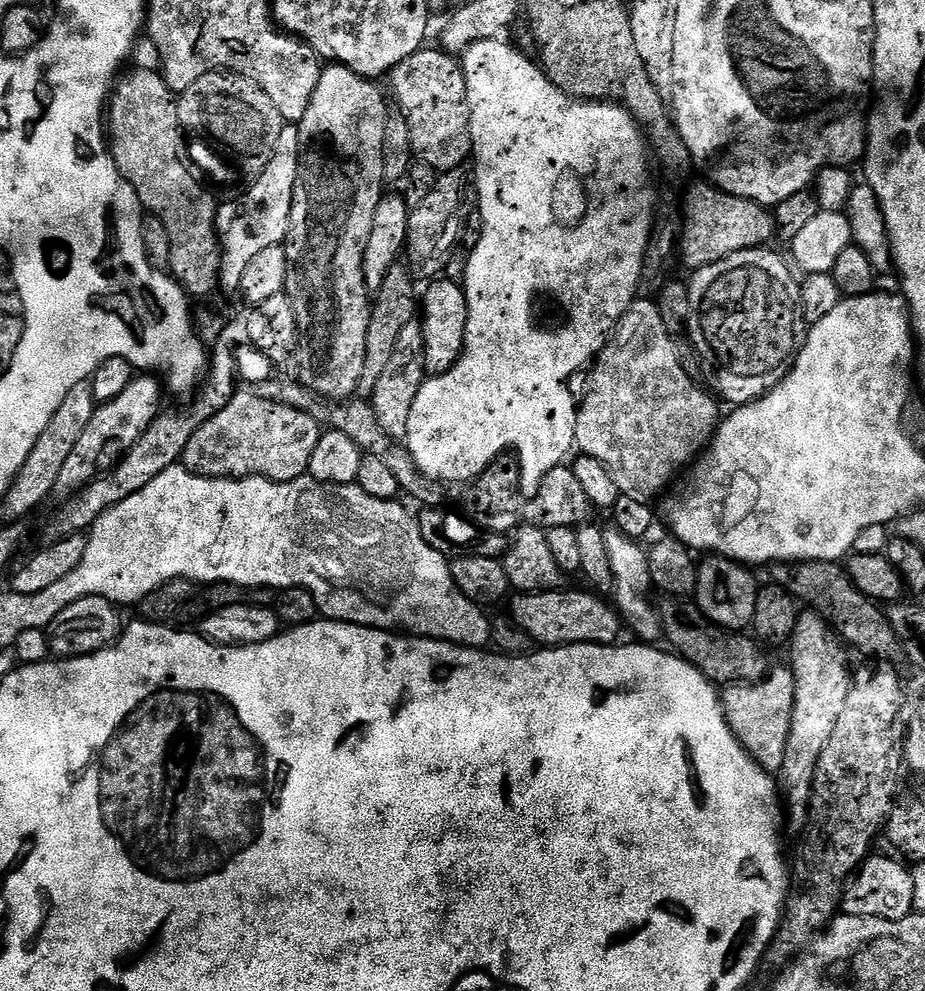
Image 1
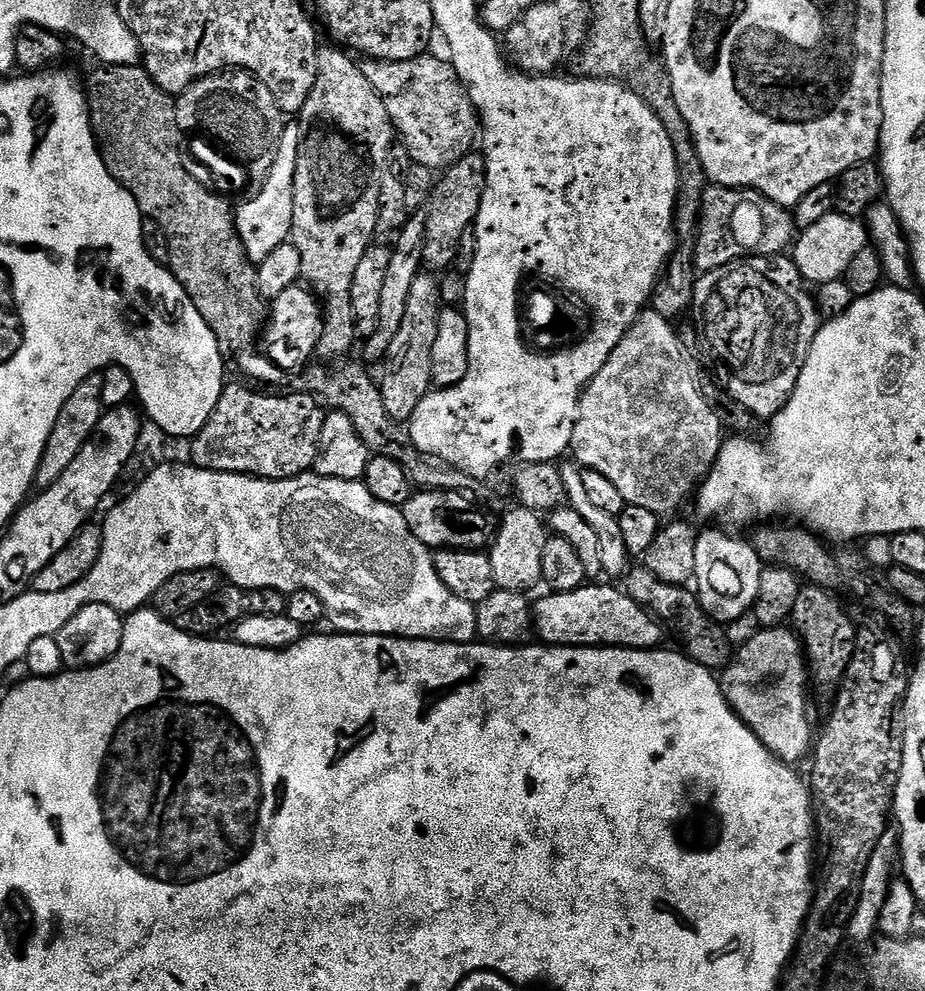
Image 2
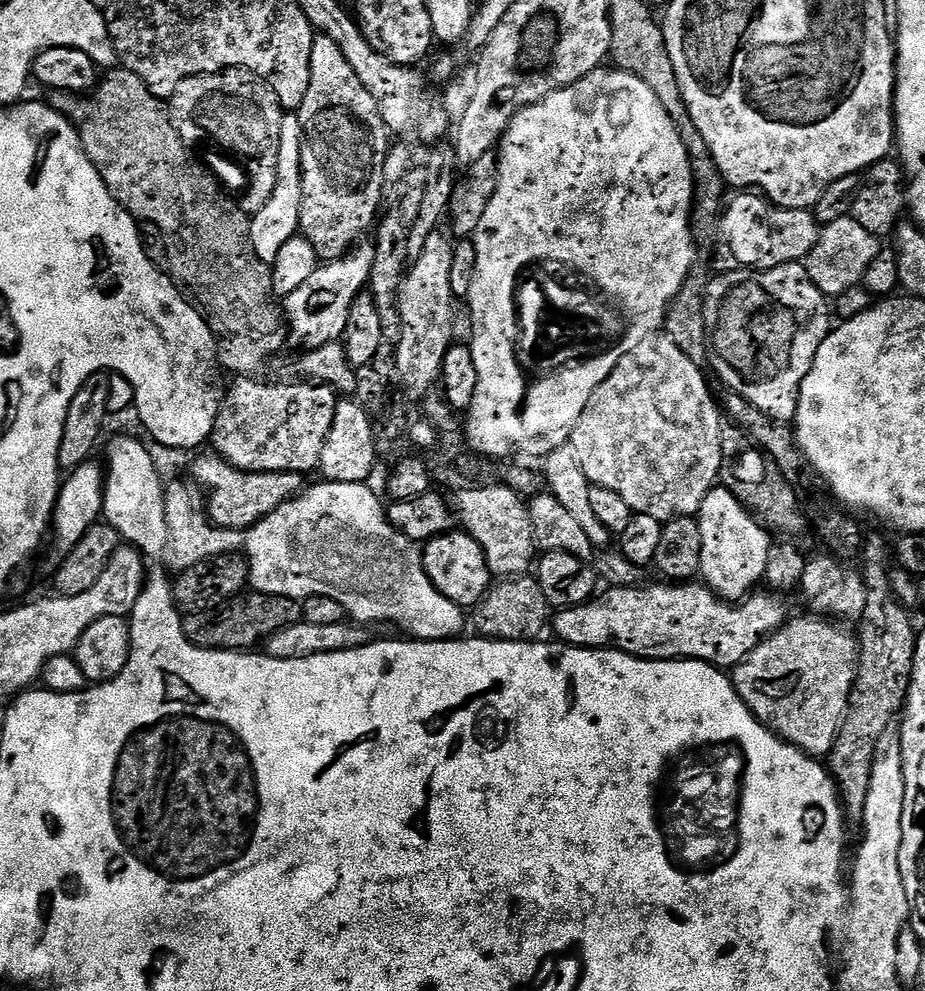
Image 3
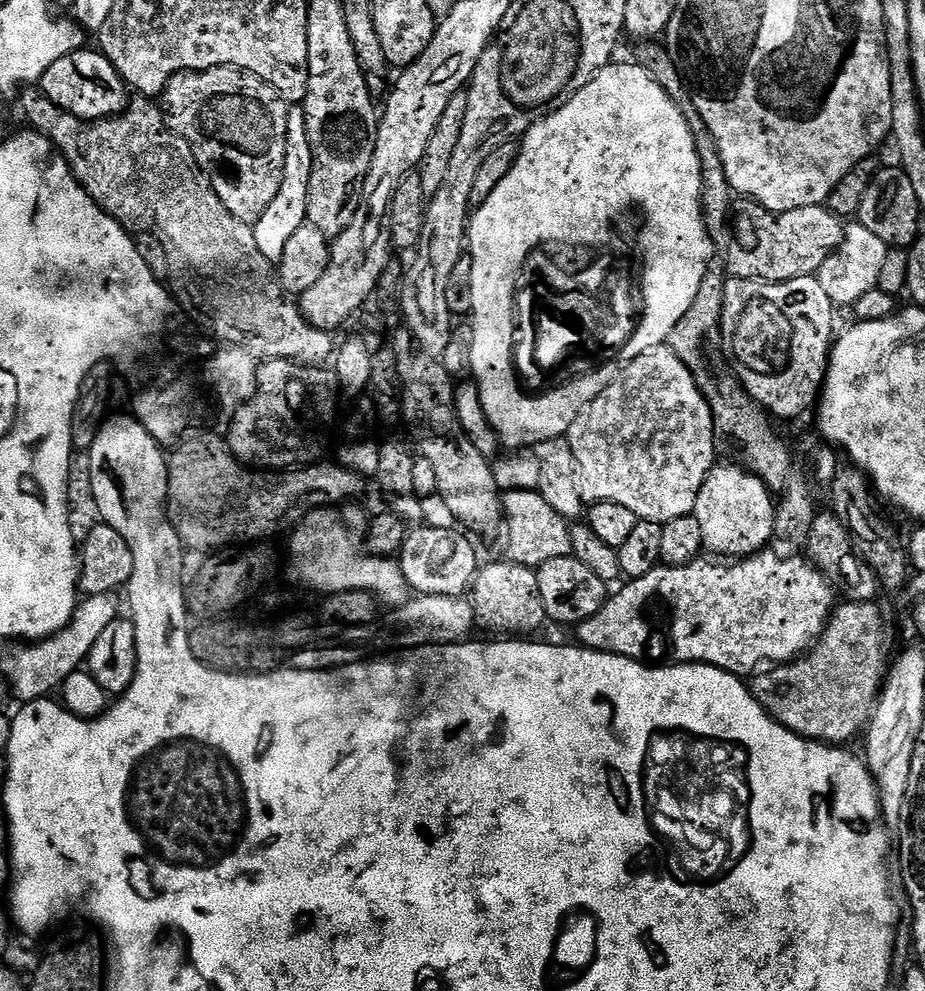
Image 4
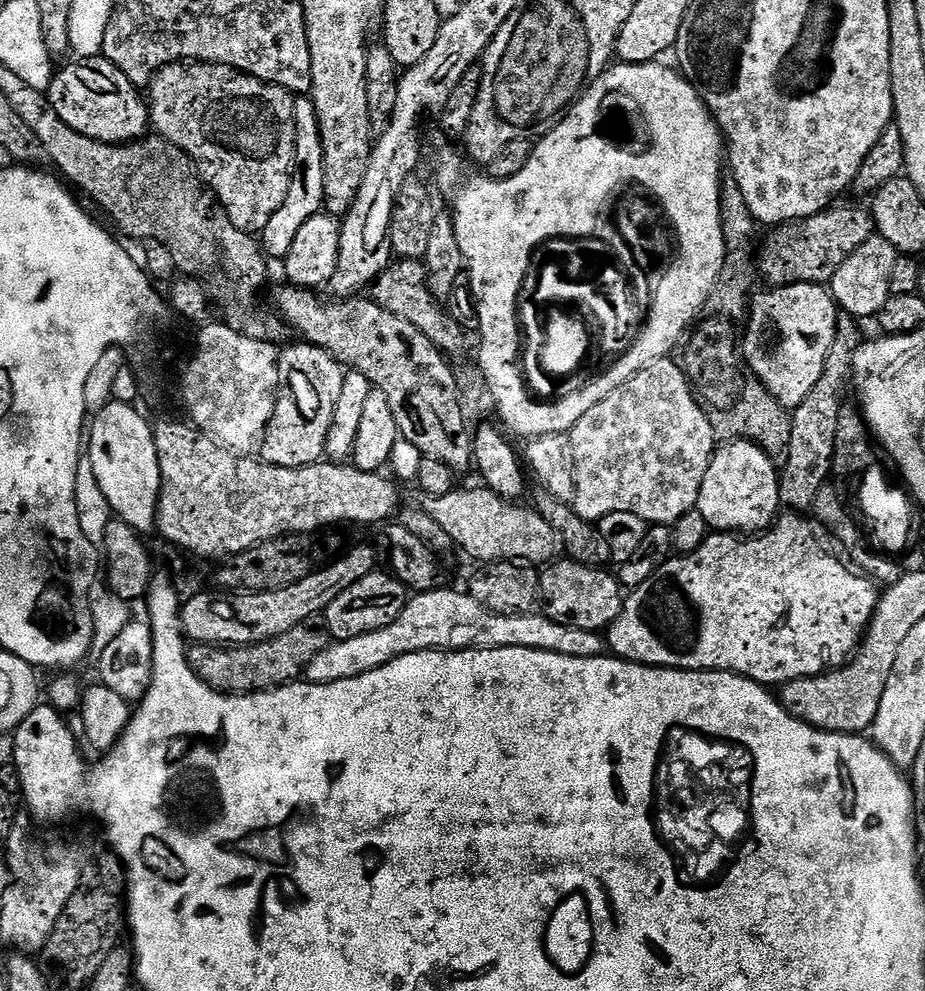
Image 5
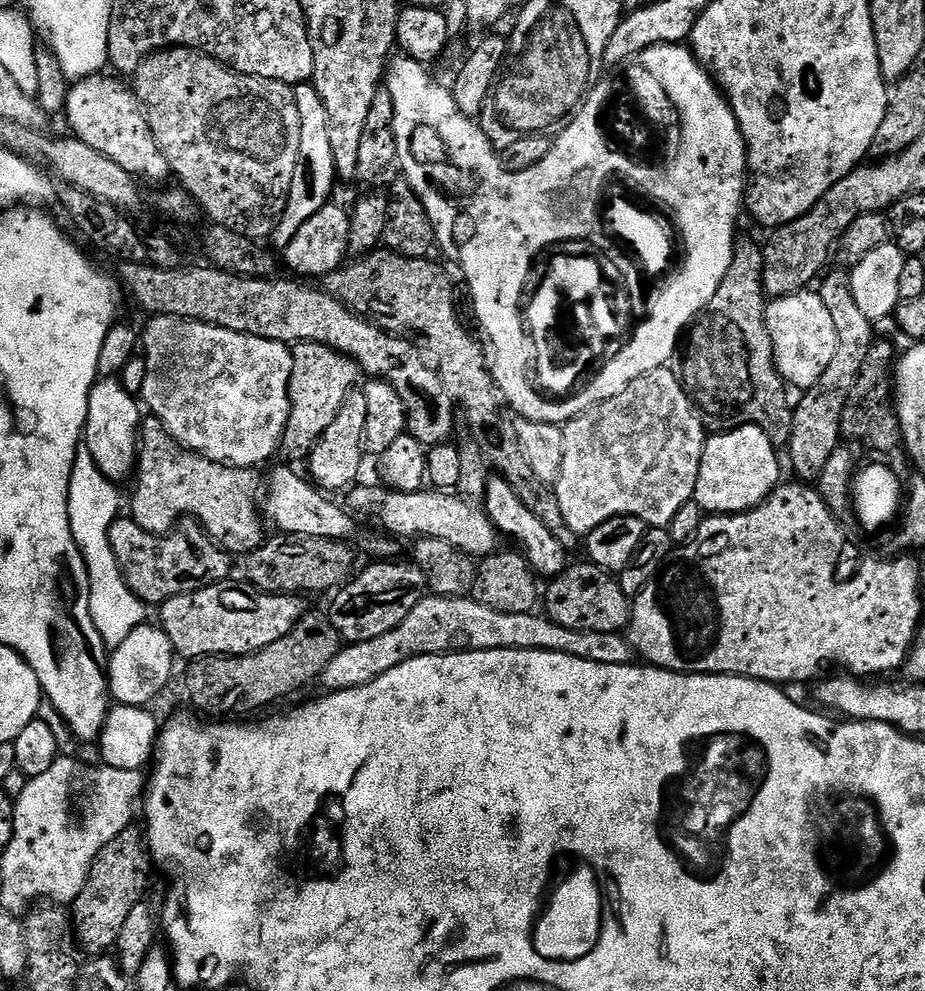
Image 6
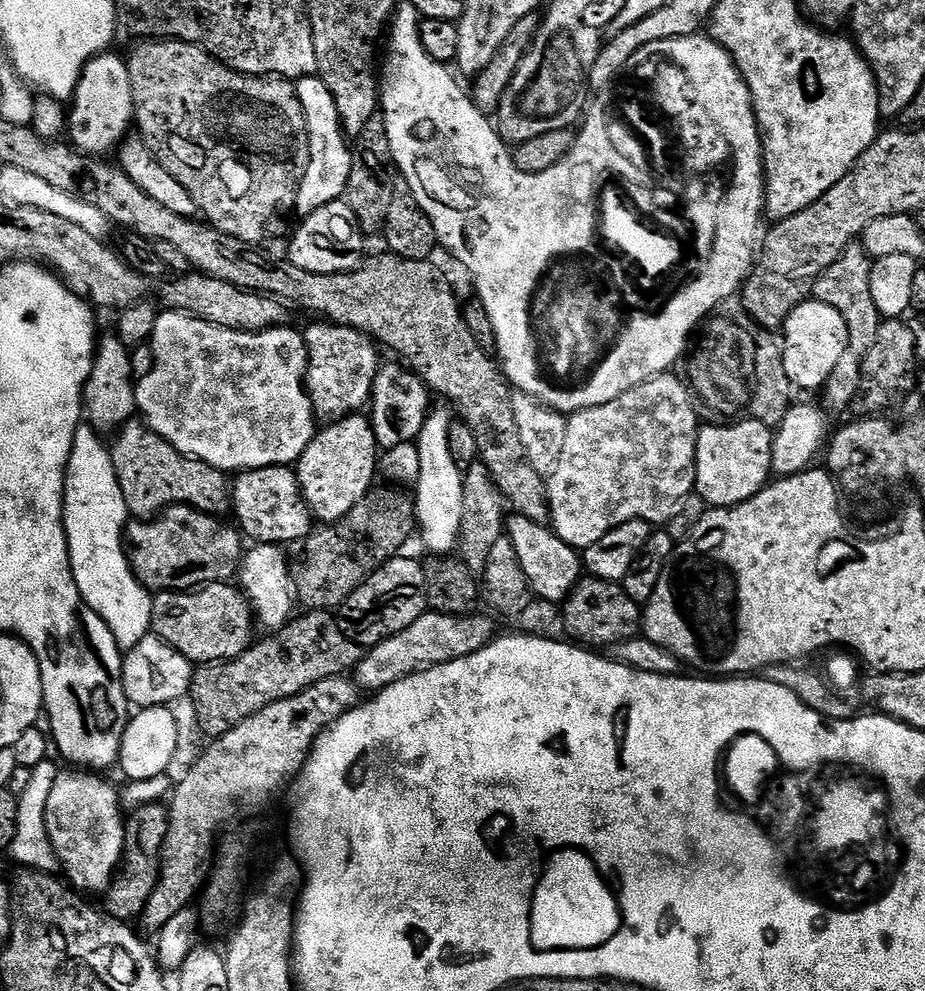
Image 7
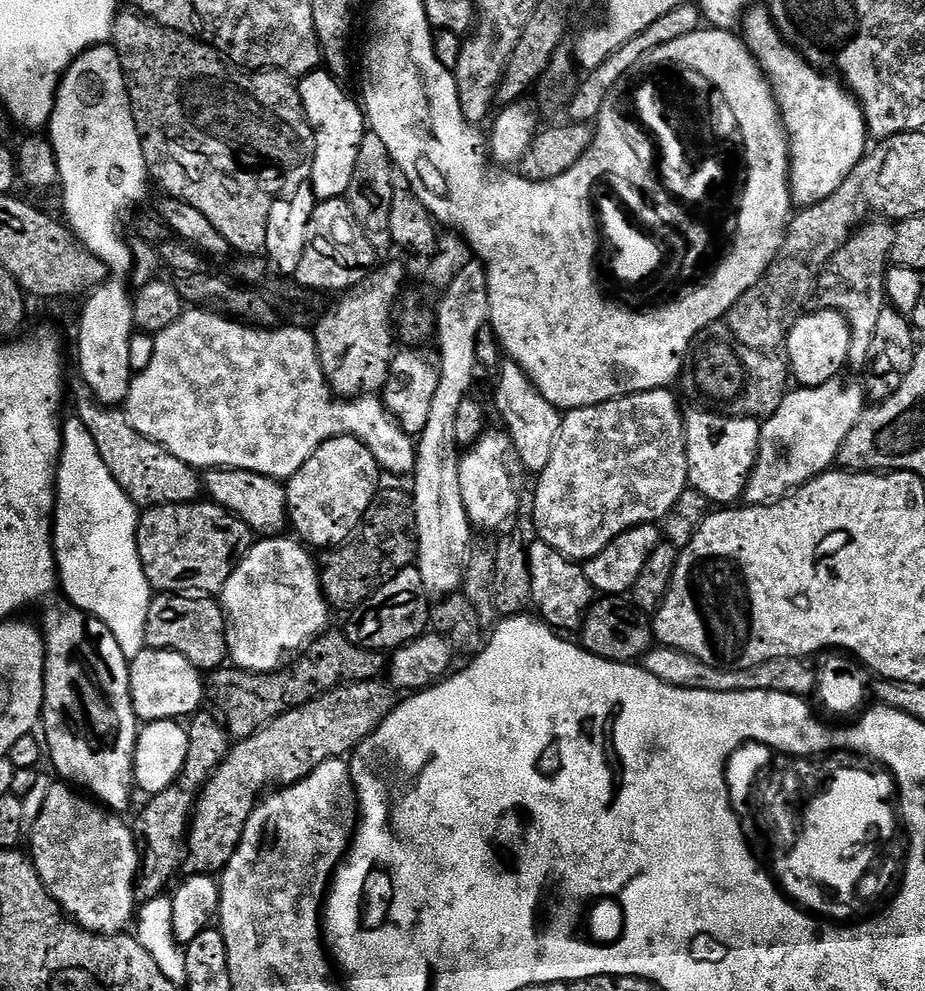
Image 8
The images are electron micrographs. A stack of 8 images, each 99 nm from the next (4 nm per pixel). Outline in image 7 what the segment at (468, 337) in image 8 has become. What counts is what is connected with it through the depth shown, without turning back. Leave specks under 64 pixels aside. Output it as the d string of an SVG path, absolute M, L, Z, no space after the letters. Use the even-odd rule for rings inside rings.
M447 407L444 408L429 411L420 437L414 442L419 455L419 475L414 487L416 522L419 535L424 535L424 544L432 554L448 554L451 548L453 551L457 547L462 522L464 472L450 454L450 426L454 416Z

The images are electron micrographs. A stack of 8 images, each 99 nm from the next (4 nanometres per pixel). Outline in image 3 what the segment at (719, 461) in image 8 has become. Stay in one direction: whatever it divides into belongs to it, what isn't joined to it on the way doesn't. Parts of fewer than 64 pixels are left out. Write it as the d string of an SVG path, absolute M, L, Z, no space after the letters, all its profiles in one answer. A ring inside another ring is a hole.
M717 486L706 494L698 519L702 530L700 576L703 583L722 600L739 602L745 599L755 589L752 587L764 579L766 562L774 546L773 537L755 515L723 486Z

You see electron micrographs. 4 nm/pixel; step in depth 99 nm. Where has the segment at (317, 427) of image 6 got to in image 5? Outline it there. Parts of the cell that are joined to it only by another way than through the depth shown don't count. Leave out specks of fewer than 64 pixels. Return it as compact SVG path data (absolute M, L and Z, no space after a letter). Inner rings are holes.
M296 342L280 352L278 390L274 414L258 445L259 459L279 468L301 468L325 459L326 434L334 422L334 405L342 394L345 367L326 350L307 342Z

